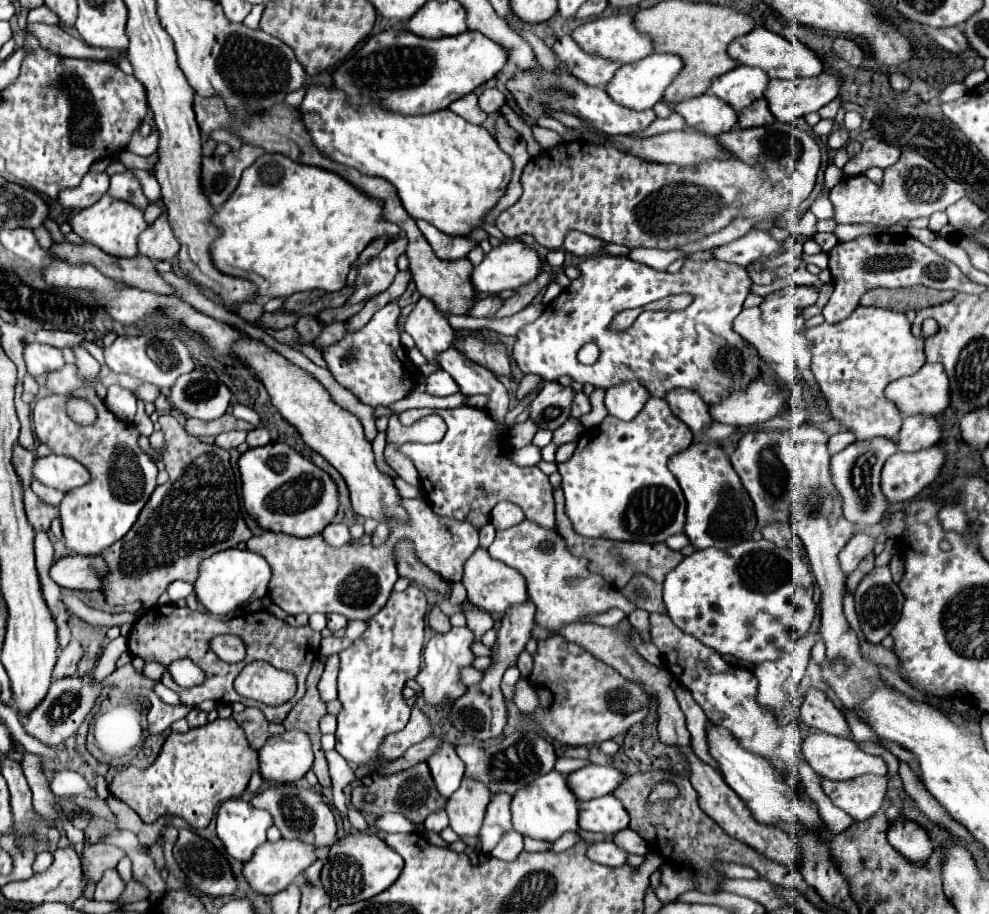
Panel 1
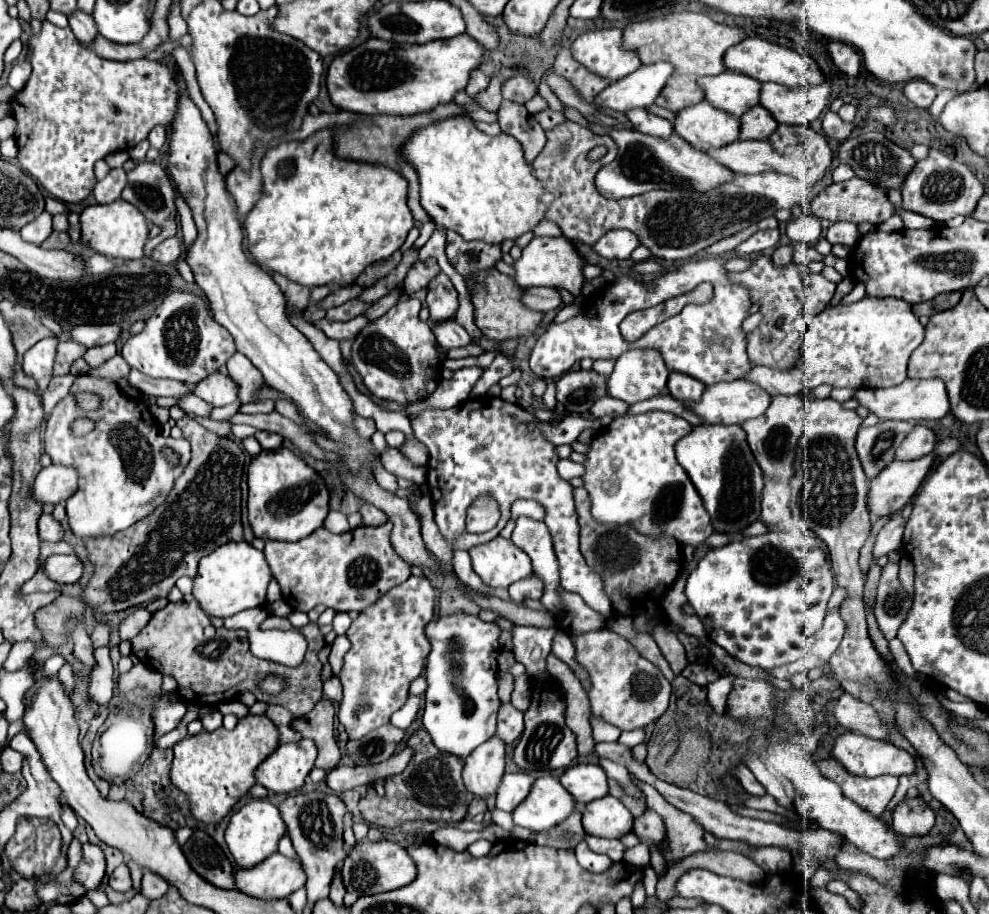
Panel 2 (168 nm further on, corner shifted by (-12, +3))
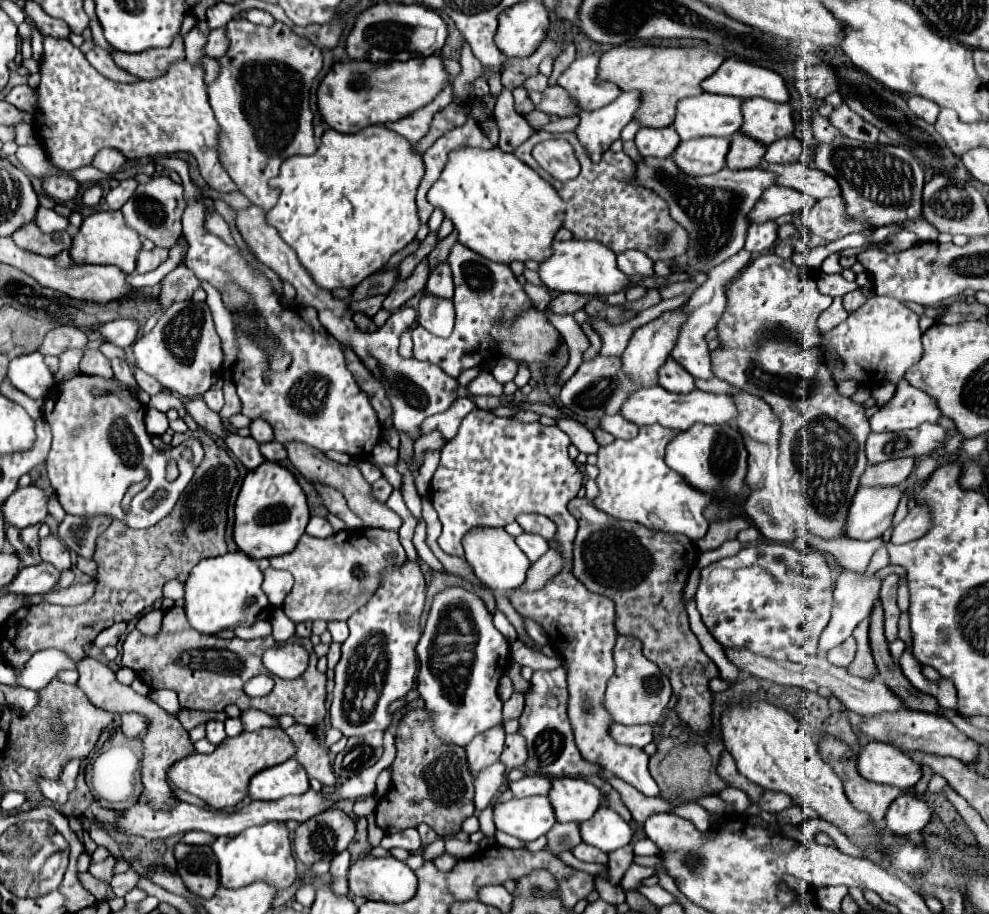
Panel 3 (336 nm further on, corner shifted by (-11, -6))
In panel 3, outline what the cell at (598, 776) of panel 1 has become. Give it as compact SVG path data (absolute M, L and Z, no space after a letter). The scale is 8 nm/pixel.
M556 778L548 794L558 822L584 822L600 806L600 790L582 778Z

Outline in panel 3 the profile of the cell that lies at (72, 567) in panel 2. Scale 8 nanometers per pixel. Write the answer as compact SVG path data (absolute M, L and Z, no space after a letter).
M46 562L36 566L26 566L26 568L20 568L18 576L6 586L6 592L22 594L22 596L50 592L58 582L58 578L60 578L60 572Z

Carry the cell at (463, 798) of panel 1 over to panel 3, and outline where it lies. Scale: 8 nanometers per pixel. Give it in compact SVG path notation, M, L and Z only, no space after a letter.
M494 726L492 730L486 730L486 734L478 734L478 738L474 738L470 746L466 746L472 774L498 762L502 748L504 748L504 726Z

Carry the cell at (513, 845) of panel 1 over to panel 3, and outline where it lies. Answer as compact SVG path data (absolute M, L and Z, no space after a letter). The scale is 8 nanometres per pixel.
M496 762L476 774L476 812L482 812L492 800L506 788L508 770L502 762Z

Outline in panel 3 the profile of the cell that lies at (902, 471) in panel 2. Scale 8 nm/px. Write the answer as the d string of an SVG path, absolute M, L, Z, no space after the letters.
M860 486L850 502L844 536L852 540L880 538L892 522L900 496L900 486Z

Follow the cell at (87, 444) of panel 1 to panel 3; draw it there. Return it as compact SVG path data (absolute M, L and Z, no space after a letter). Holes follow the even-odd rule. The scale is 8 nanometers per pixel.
M76 374L68 380L56 382L46 398L48 400L44 402L44 418L54 434L46 470L52 488L68 514L108 514L126 522L130 528L148 528L170 514L176 500L192 480L196 466L204 458L202 442L198 438L188 438L178 448L172 448L162 454L154 452L152 438L144 426L144 404L128 388L116 388L112 380L106 380L102 376ZM92 388L104 388L110 392L110 396L94 398L90 392ZM184 448L190 448L194 452L192 462L182 460L180 454ZM170 460L174 460L180 470L180 476L174 482L166 480L166 464ZM134 482L144 482L146 486L132 498L130 508L124 510L120 502L128 486ZM160 488L168 492L166 500L152 510L144 510L144 500L148 500Z

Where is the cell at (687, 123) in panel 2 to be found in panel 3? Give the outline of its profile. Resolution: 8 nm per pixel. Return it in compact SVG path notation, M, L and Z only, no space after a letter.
M706 136L706 138L680 142L672 158L674 162L678 162L678 168L686 176L694 176L694 178L708 176L708 174L716 174L726 166L728 148L730 148L728 138Z

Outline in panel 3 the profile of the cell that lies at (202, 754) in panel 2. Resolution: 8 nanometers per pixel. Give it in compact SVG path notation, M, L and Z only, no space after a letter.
M262 728L256 732L242 732L236 738L226 738L212 754L190 754L168 770L168 778L184 792L196 794L214 810L232 808L248 794L250 778L270 766L278 766L294 756L294 744L282 728Z

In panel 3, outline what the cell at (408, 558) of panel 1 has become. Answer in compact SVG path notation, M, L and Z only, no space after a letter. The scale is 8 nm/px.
M298 442L286 444L286 450L288 450L288 456L290 456L290 462L294 464L294 468L296 468L302 476L306 476L308 480L314 478L314 480L318 480L318 482L322 482L322 484L328 484L328 486L340 490L340 492L344 494L346 502L348 502L348 508L364 522L364 526L370 526L370 528L384 528L384 530L398 530L398 528L402 526L402 518L400 518L396 512L392 512L386 504L378 502L378 500L374 500L374 498L370 496L370 484L362 478L362 474L360 474L360 470L358 470L356 466L352 466L352 464L344 466L344 464L332 462L332 460L328 460L320 450L314 450L314 448L310 448L310 446L306 446L306 444L298 444Z

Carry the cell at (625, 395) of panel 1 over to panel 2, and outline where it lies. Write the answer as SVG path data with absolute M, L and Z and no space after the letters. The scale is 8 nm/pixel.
M633 349L615 361L615 371L607 381L607 395L625 403L639 403L665 393L669 371L659 353Z

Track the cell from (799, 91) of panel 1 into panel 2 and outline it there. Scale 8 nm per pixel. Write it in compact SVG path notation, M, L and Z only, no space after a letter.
M763 83L761 105L785 125L809 125L829 103L831 83L787 89L779 83Z

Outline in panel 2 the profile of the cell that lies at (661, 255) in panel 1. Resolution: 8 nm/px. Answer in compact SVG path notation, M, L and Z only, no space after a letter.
M757 231L751 235L747 241L735 247L739 255L753 255L753 253L763 253L765 249L771 249L779 243L779 231Z

